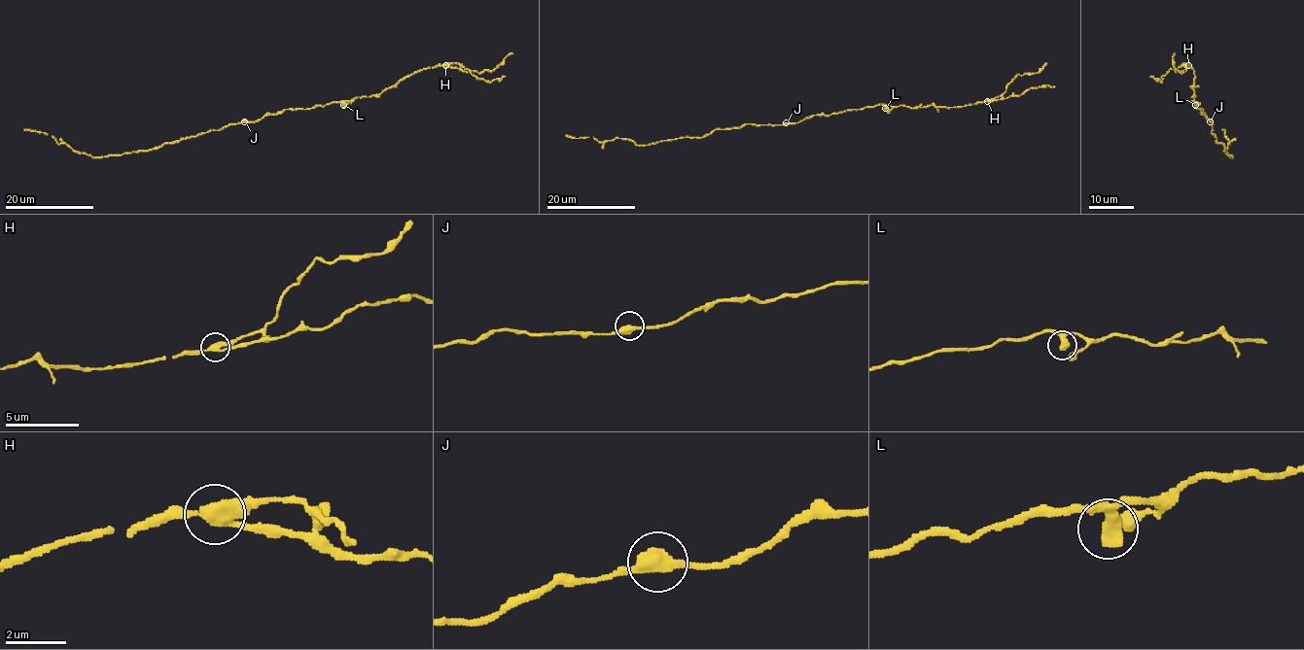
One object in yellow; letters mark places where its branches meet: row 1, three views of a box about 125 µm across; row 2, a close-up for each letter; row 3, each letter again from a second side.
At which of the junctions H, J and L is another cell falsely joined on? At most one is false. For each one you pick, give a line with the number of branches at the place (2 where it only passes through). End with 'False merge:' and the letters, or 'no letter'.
H: 3
False merge: H

